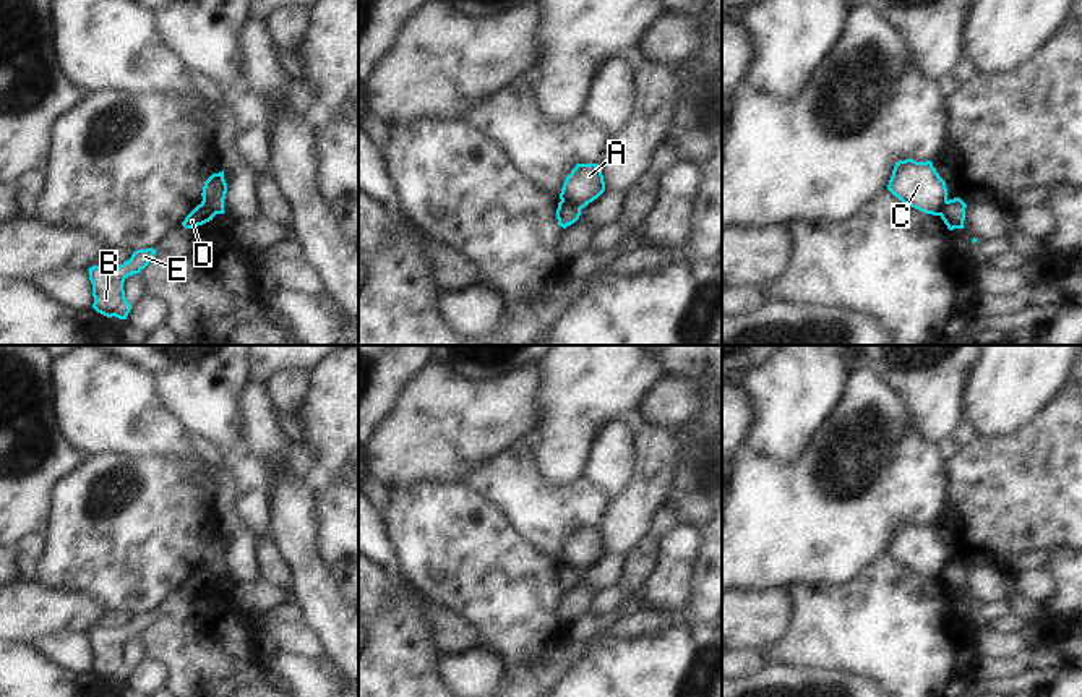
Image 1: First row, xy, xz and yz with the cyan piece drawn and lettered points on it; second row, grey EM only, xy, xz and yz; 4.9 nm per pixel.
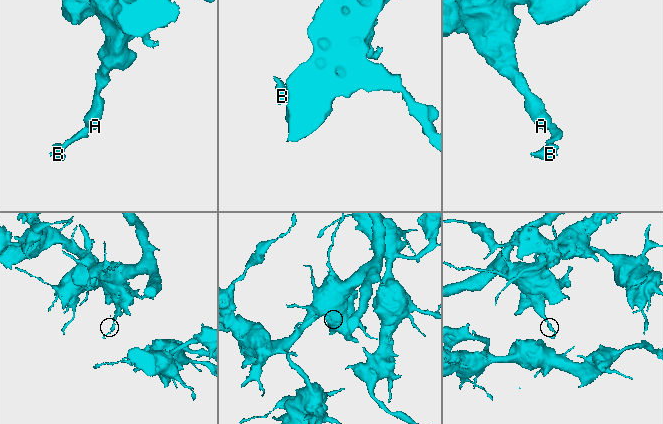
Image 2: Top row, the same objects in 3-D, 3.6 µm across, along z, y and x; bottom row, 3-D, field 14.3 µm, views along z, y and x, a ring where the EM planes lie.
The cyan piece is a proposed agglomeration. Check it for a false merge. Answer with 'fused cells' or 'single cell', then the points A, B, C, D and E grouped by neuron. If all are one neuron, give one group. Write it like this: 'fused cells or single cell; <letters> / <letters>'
fused cells; A C / B D E

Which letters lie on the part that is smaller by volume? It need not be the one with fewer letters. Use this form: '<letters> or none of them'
B, D, E

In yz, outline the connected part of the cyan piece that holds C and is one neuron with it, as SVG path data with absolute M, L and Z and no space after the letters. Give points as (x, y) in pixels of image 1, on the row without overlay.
M899 524L894 528L887 553L904 567L925 577L939 579L947 567L946 545L931 524Z

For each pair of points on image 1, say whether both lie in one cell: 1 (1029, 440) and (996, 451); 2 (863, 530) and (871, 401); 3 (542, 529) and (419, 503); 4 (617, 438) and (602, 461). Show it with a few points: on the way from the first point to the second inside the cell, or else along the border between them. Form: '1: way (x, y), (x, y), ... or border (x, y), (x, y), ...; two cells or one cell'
1: way (1021, 448), (1017, 451), (1004, 451); one cell
2: way (863, 498), (868, 488), (870, 433); one cell
3: border (484, 496), (539, 548); two cells
4: way (615, 443), (607, 456); one cell

